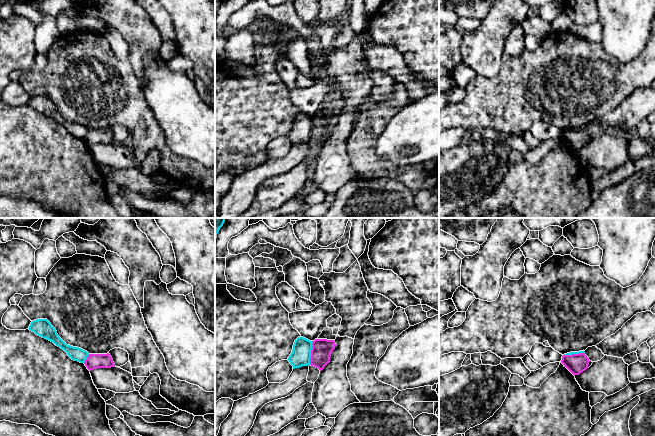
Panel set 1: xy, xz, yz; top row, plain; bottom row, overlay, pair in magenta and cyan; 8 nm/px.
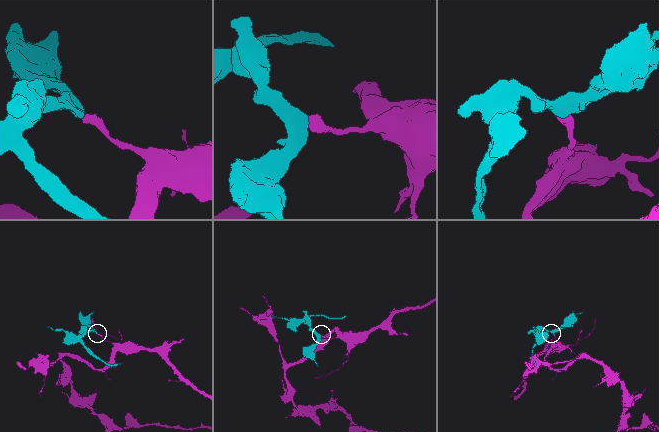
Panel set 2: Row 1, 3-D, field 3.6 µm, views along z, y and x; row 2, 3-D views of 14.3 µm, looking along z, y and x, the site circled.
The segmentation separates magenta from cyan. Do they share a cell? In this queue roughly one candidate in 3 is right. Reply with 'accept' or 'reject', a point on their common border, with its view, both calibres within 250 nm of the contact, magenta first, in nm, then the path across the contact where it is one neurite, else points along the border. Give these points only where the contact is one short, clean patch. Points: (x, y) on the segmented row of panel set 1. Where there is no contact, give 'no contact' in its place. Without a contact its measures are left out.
reject; meets magenta in xz at (311, 353); 160 nm thick on the magenta side, 160 nm on the other; border along xz (312, 341), (309, 364)

